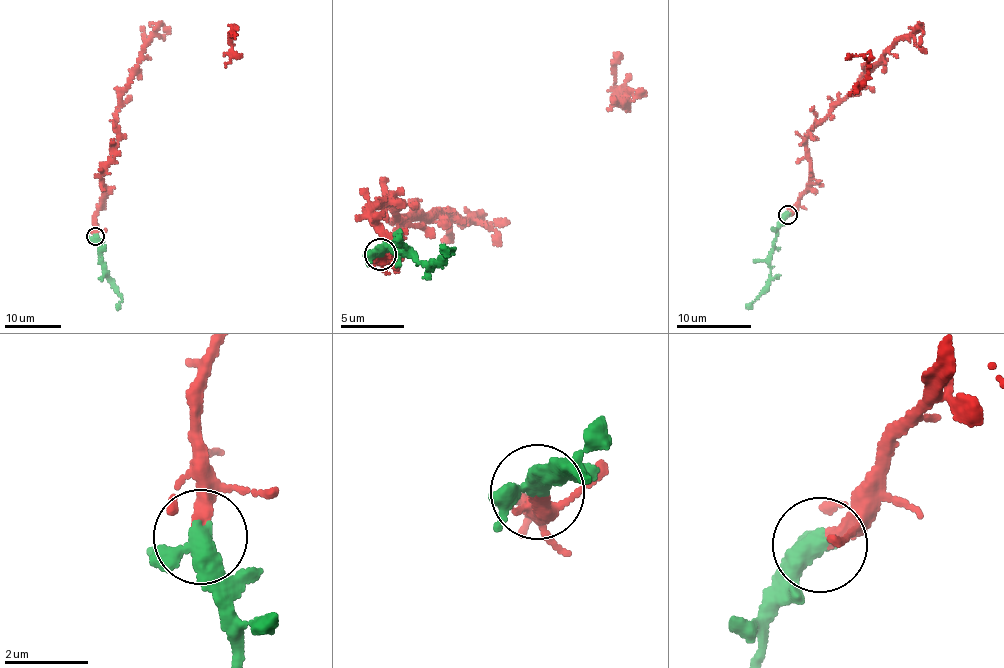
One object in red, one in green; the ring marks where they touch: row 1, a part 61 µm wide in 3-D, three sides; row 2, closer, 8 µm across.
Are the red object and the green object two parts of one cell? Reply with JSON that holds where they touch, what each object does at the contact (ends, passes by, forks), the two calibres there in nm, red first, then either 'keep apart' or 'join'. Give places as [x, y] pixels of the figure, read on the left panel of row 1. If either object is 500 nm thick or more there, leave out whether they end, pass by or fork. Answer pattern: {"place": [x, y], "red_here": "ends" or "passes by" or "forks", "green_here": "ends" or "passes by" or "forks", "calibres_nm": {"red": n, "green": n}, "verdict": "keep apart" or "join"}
{"place": [95, 236], "red_here": "ends", "green_here": "forks", "calibres_nm": {"red": 320, "green": 320}, "verdict": "join"}

